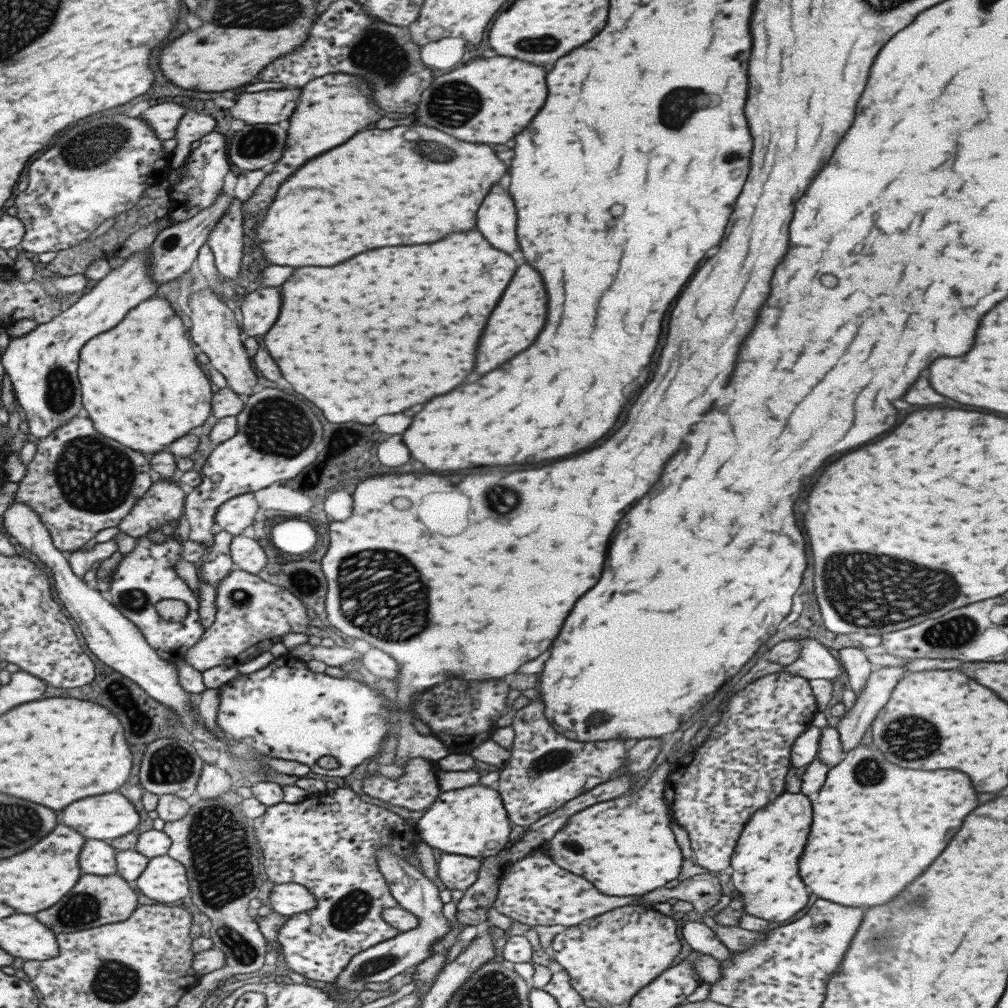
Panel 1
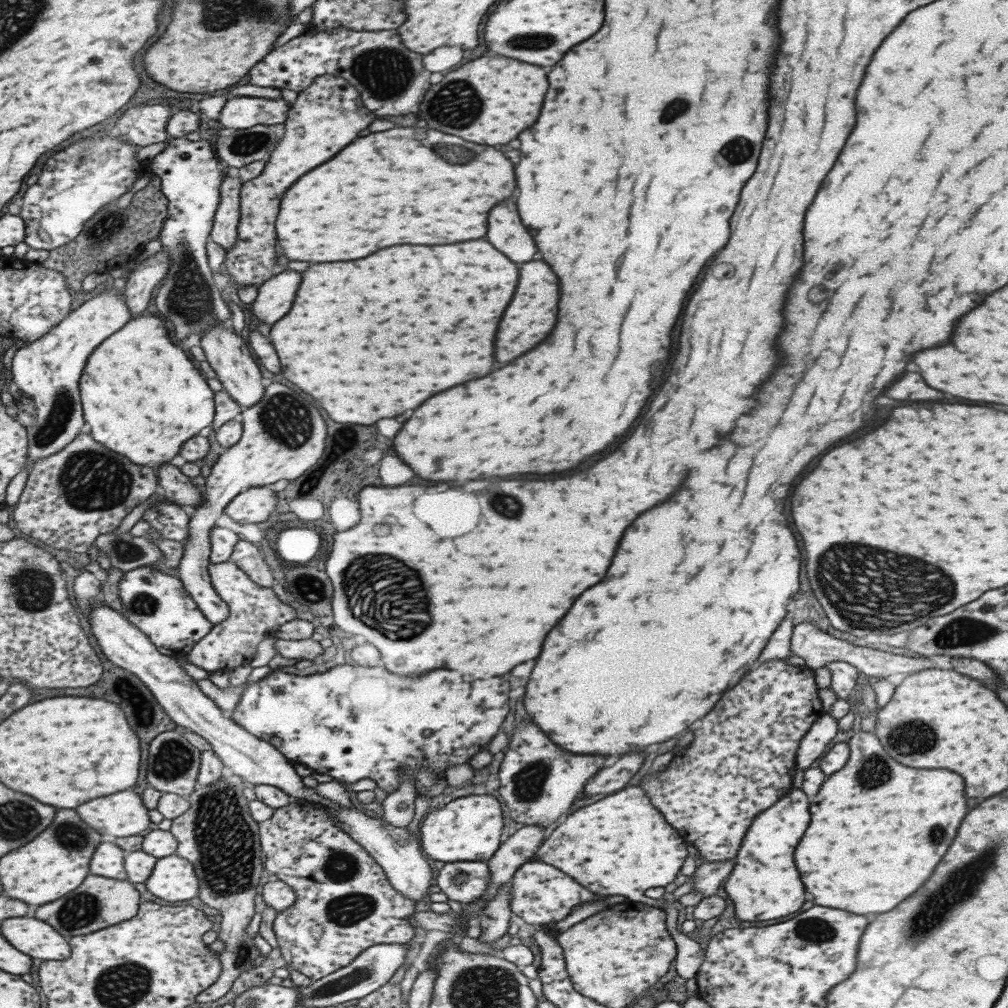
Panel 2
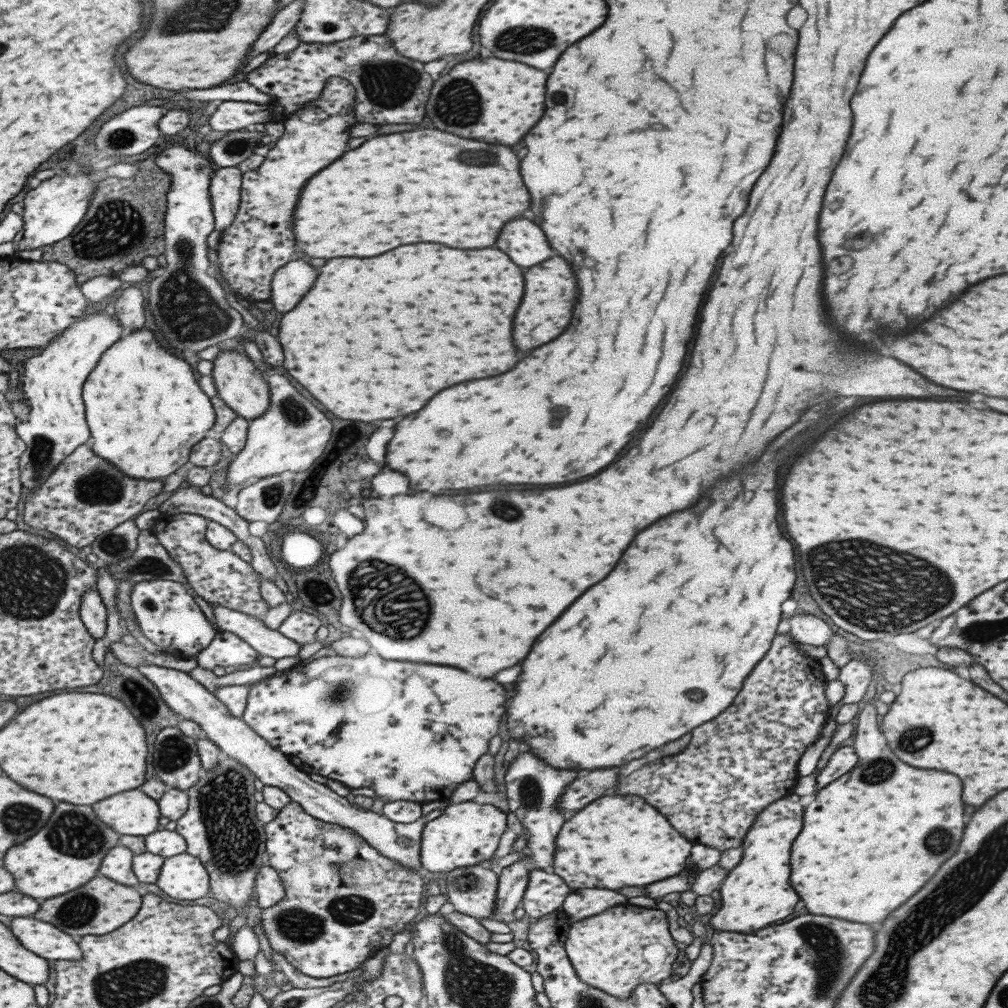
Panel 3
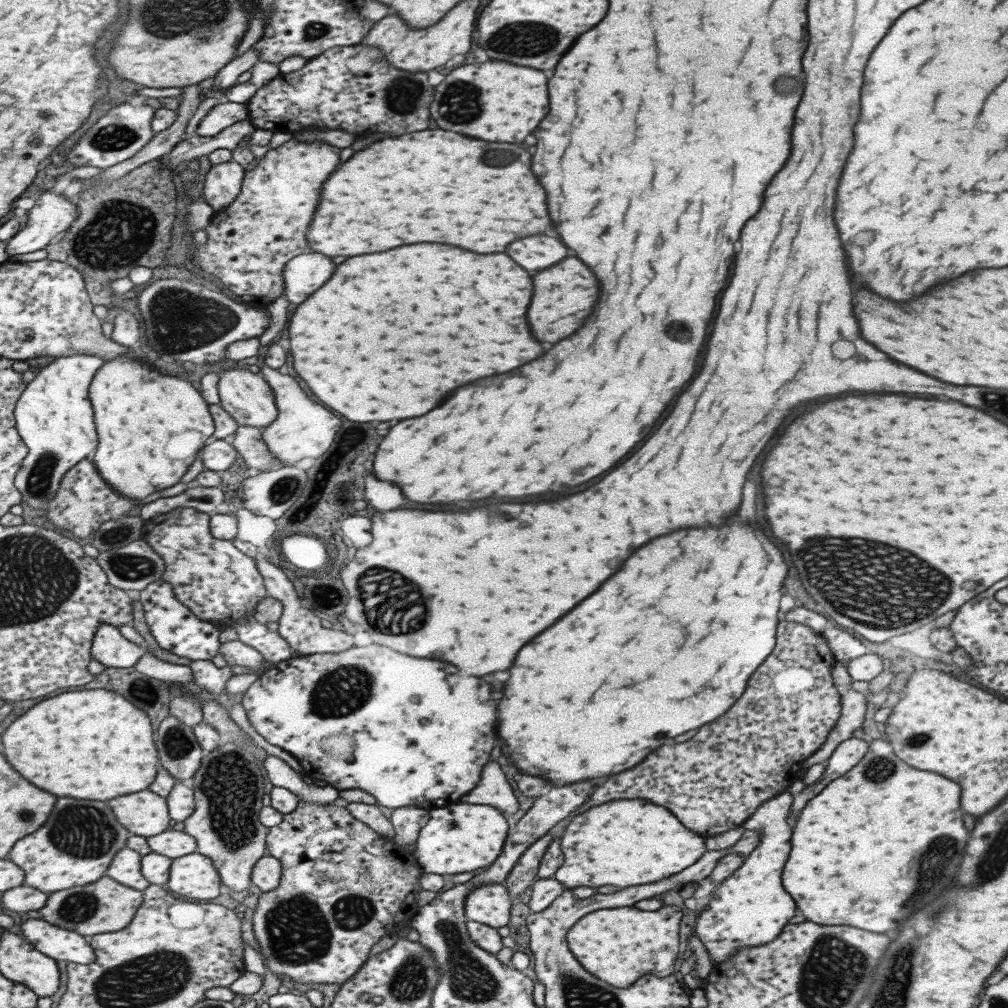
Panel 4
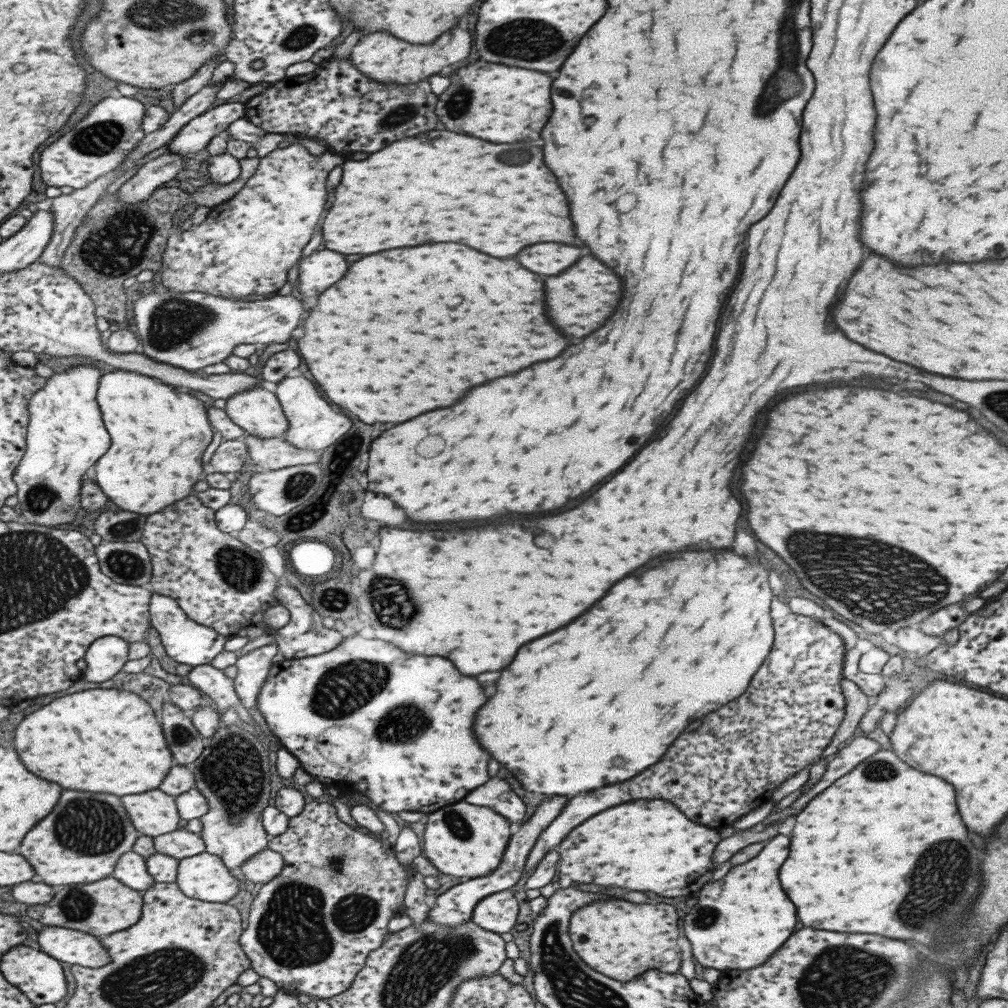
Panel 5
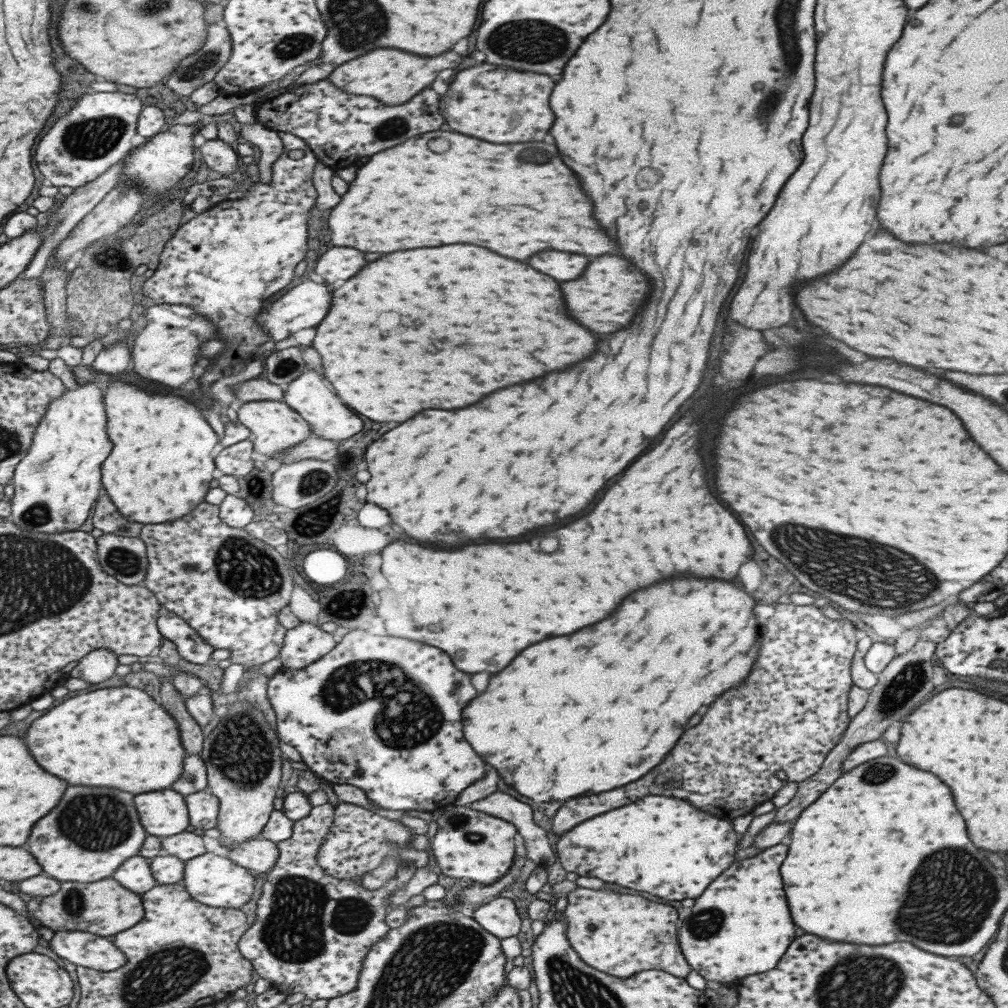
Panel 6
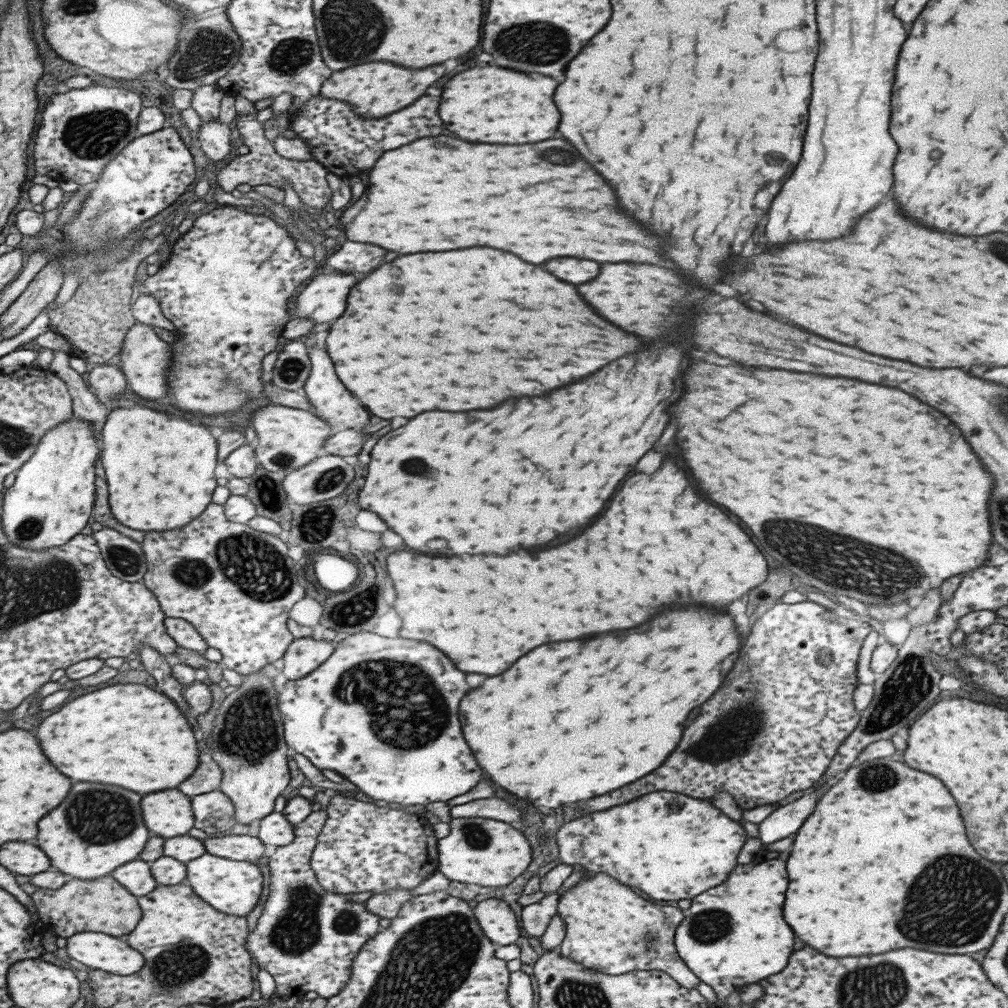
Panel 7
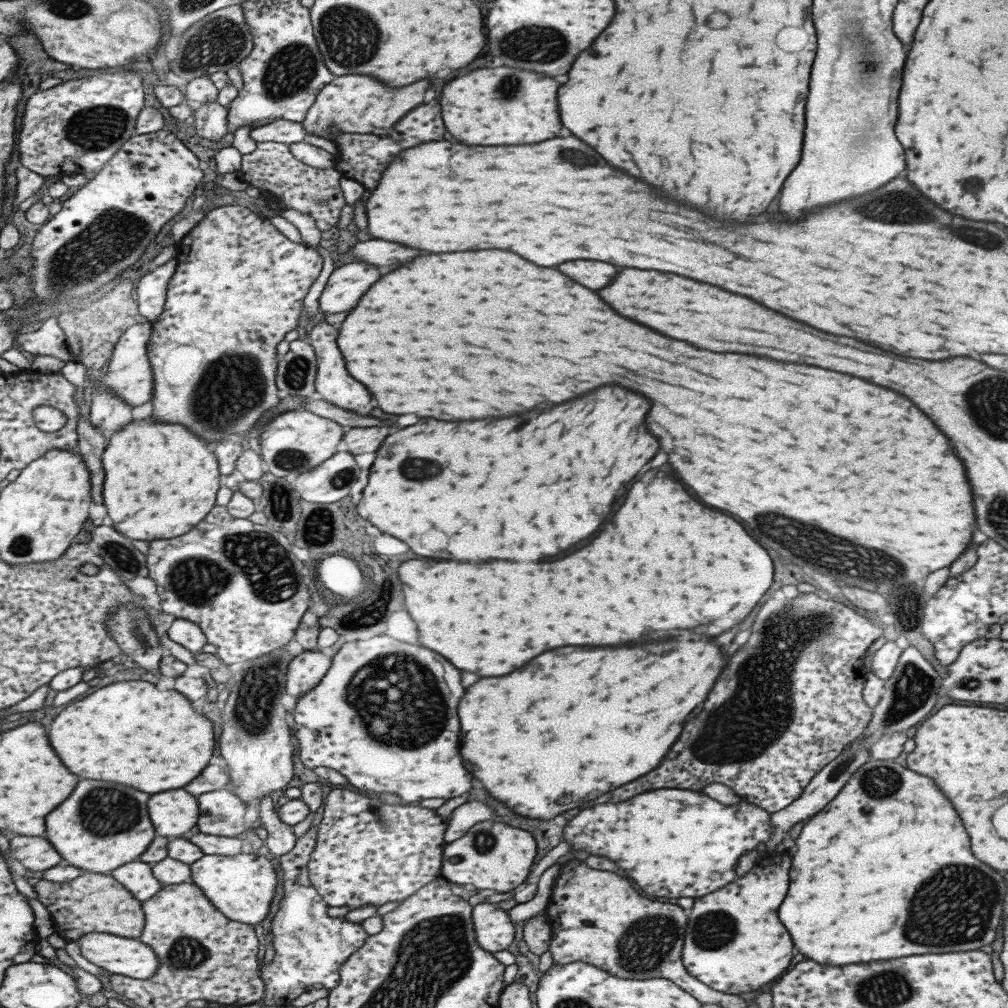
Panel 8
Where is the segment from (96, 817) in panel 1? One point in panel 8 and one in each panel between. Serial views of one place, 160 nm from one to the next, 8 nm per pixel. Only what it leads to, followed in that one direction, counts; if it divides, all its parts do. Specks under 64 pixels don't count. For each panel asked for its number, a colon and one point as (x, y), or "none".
2: (122, 814)
3: (133, 813)
4: (145, 814)
5: (154, 813)
6: (161, 814)
7: (166, 814)
8: (171, 813)

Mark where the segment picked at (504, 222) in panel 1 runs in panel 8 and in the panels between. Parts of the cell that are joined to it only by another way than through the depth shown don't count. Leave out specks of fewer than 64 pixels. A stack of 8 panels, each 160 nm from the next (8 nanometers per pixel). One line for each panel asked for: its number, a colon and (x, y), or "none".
2: (504, 231)
3: (521, 240)
4: (533, 253)
5: (547, 258)
6: (560, 265)
7: (567, 269)
8: (589, 273)

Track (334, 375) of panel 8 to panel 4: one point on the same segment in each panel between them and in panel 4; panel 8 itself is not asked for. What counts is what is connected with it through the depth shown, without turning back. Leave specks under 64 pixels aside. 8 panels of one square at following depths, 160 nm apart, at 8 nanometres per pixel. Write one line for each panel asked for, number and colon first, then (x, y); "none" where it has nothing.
4: (301, 429)
5: (312, 425)
6: (308, 395)
7: (327, 397)

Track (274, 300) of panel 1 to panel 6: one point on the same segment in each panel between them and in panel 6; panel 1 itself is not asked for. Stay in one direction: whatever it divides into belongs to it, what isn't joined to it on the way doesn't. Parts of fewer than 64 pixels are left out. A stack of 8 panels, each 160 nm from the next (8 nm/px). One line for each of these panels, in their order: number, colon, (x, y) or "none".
2: (274, 296)
3: (289, 282)
4: (304, 273)
5: (319, 270)
6: (334, 264)

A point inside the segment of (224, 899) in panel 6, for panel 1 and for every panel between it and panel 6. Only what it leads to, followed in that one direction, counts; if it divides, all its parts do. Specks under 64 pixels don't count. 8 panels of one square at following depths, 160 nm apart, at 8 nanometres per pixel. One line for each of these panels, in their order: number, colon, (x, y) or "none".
1: (163, 879)
2: (172, 878)
3: (182, 877)
4: (193, 876)
5: (204, 877)

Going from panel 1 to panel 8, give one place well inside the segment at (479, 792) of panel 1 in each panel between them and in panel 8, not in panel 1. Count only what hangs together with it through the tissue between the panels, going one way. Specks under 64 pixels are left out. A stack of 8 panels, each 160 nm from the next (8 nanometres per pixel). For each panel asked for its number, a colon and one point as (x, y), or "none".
2: (467, 828)
3: (464, 834)
4: (461, 837)
5: (462, 840)
6: (468, 844)
7: (478, 851)
8: (497, 857)

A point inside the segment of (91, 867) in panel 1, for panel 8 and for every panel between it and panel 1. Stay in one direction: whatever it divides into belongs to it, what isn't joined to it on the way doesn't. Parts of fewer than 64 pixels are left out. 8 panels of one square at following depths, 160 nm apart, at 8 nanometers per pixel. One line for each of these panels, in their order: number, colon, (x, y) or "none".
2: (107, 859)
3: (116, 864)
4: (124, 868)
5: (130, 869)
6: (134, 873)
7: (135, 876)
8: (135, 876)

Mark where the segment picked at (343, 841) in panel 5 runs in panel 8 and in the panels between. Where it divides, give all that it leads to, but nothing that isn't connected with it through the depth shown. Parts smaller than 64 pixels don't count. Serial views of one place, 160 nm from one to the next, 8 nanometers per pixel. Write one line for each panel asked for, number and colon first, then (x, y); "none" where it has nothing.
6: (311, 931)
7: (306, 938)
8: (309, 946)

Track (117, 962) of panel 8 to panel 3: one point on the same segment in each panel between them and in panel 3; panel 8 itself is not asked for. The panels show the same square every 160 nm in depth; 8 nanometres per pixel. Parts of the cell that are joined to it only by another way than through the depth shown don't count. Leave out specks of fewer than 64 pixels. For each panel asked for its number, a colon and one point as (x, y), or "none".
3: (43, 939)
4: (57, 943)
5: (76, 948)
6: (83, 949)
7: (110, 954)

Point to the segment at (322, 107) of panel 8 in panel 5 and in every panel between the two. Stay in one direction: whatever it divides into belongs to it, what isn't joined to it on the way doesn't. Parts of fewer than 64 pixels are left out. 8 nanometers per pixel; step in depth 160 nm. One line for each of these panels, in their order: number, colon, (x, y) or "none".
5: (382, 58)
6: (388, 75)
7: (376, 89)

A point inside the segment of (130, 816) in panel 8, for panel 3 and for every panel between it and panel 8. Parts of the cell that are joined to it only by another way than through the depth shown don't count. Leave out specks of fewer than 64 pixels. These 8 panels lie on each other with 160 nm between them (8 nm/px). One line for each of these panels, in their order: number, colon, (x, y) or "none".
3: (67, 851)
4: (43, 856)
5: (83, 836)
6: (91, 831)
7: (97, 828)

